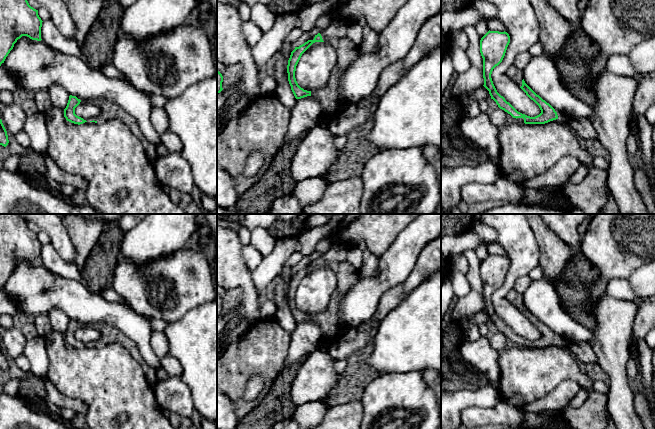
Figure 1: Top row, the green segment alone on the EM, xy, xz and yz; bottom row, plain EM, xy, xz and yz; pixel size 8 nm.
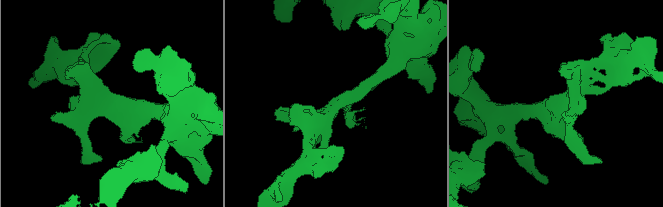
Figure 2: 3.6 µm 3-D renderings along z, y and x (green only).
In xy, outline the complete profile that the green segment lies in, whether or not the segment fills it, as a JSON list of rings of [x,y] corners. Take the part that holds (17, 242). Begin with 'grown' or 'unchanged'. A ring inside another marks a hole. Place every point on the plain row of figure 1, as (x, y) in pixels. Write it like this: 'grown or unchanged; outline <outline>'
unchanged; outline [[[0,214],[0,290],[22,260],[42,264],[42,246],[18,214]]]

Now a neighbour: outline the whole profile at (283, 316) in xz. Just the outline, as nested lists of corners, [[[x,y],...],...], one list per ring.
[[[288,265],[283,266],[282,272],[278,276],[279,282],[274,286],[274,289],[271,293],[271,298],[277,307],[277,312],[274,316],[274,320],[276,320],[278,324],[290,335],[295,329],[296,322],[288,305],[287,283],[294,273],[295,267]]]

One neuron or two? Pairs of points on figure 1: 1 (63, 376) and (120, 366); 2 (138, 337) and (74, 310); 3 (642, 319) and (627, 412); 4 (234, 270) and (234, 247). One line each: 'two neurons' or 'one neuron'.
1: one neuron
2: one neuron
3: two neurons
4: one neuron

